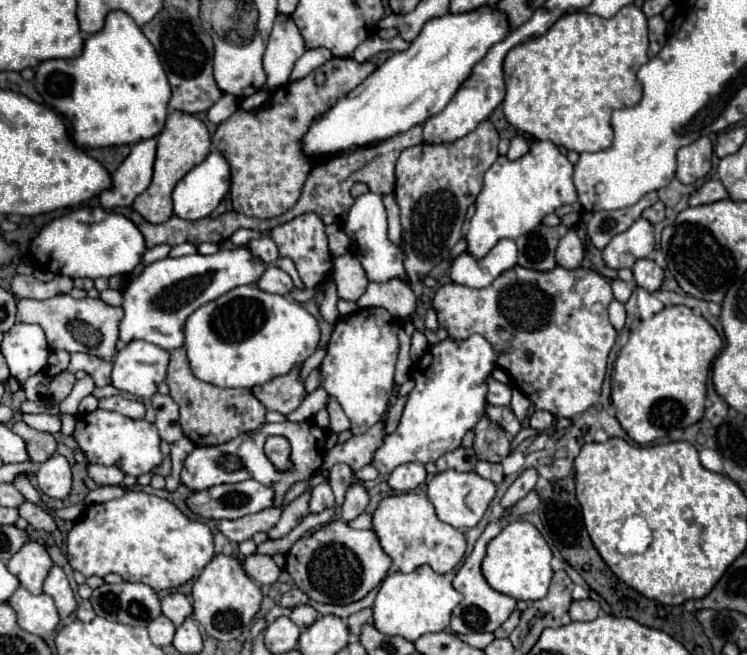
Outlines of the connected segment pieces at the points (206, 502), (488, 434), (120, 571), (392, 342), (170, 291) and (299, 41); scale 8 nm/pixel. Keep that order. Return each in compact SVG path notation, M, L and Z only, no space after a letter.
M247 479L233 485L215 485L195 491L185 499L187 507L205 519L239 519L273 505L273 489Z
M483 417L475 425L475 443L473 449L477 453L477 459L489 461L489 463L499 463L511 453L509 437L507 433L489 417Z
M127 491L119 499L89 505L67 535L67 559L73 571L83 573L85 577L105 577L109 573L117 573L125 581L139 581L153 587L155 591L175 589L189 579L199 577L213 555L213 533L205 523L189 519L167 499L147 495L143 491Z
M361 309L335 323L327 355L319 365L321 387L339 401L351 419L351 433L361 435L373 427L387 411L393 391L393 373L399 353L399 325L385 309Z
M247 247L221 249L215 255L197 253L177 259L165 257L161 261L155 261L143 267L143 271L135 279L131 279L123 291L123 317L119 321L119 339L123 343L143 339L167 351L177 349L185 341L183 327L193 311L239 285L255 283L261 271L265 271L265 263L253 257Z
M277 15L275 27L267 41L263 67L267 73L265 91L275 91L281 83L289 83L295 61L305 53L303 37L289 15Z

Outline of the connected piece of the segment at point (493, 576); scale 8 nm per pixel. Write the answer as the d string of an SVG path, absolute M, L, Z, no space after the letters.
M511 521L503 527L503 531L489 543L487 557L483 561L483 575L487 583L513 599L523 601L537 601L547 595L553 569L551 569L551 549L545 541L545 537L537 531L535 525L527 521Z

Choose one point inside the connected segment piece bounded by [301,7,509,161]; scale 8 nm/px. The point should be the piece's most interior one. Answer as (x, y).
(411, 86)

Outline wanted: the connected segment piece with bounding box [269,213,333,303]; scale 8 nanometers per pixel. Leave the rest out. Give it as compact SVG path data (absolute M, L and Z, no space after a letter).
M305 213L305 215L299 215L295 219L291 219L289 223L283 223L279 227L271 229L269 235L277 243L279 255L285 255L285 257L289 257L295 263L295 267L299 271L299 277L303 281L303 289L295 287L289 293L291 299L295 299L299 303L309 301L315 295L315 287L319 283L323 283L331 275L331 271L333 271L333 257L329 253L329 245L327 245L325 223L321 221L321 217L317 213Z

